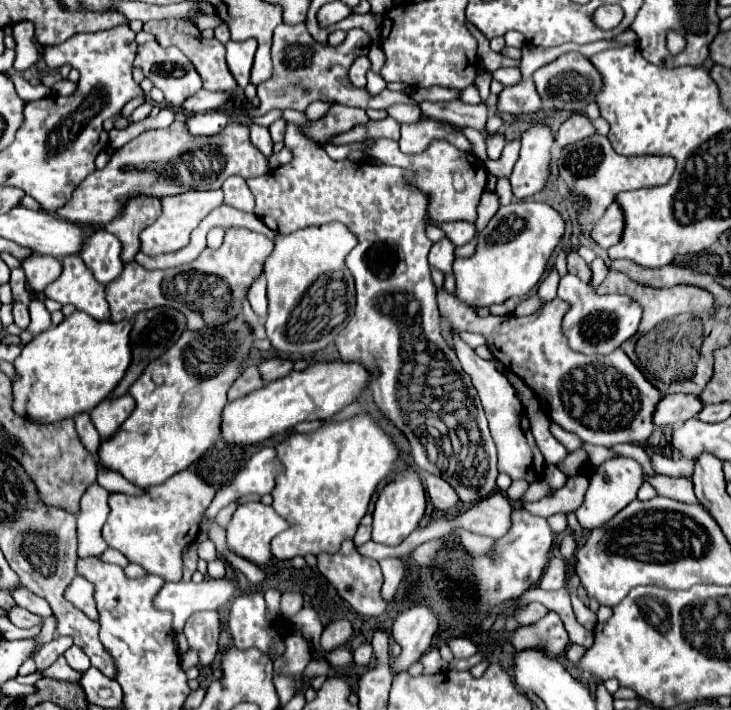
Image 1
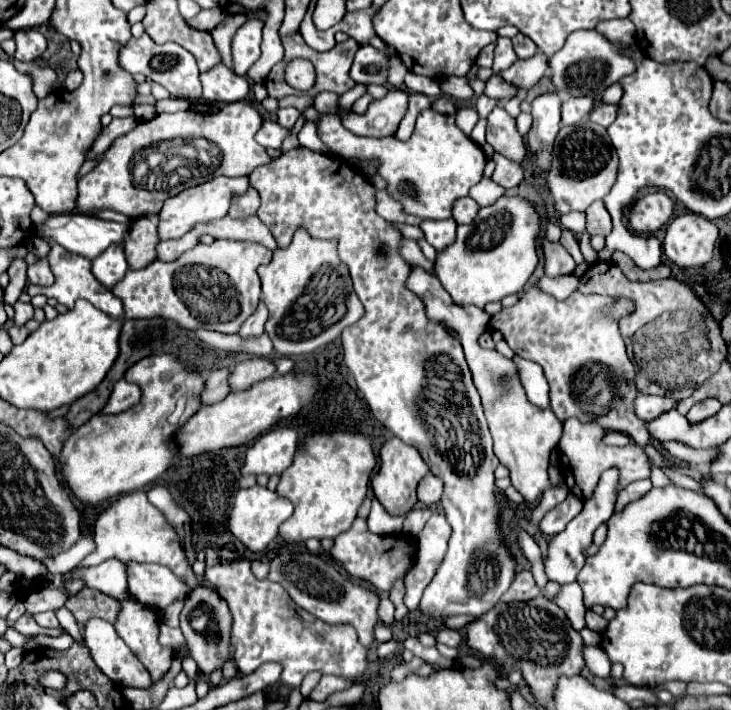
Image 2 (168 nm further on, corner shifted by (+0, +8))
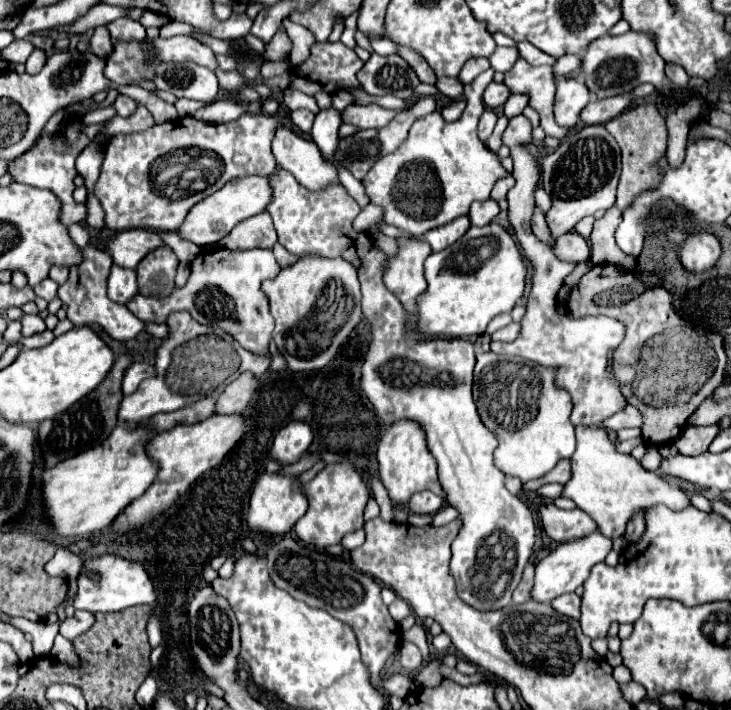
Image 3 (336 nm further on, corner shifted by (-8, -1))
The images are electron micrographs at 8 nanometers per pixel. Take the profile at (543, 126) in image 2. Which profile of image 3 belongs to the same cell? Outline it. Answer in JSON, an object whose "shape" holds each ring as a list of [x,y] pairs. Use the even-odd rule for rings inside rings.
{"shape":[[[570,78],[570,80],[560,80],[556,88],[556,98],[554,98],[554,118],[556,124],[562,128],[572,128],[578,124],[580,110],[592,100],[588,88],[584,88],[582,82]]]}

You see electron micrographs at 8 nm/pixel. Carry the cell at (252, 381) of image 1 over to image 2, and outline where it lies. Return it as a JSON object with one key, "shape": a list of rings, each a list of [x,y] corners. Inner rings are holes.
{"shape":[[[216,369],[216,371],[212,371],[212,373],[208,375],[206,385],[204,385],[204,391],[202,391],[202,397],[200,397],[200,401],[202,401],[204,405],[218,403],[218,401],[222,401],[222,399],[230,393],[228,375],[230,375],[228,369]]]}

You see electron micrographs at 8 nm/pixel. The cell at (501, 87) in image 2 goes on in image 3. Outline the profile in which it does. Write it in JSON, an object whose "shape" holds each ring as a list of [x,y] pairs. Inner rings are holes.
{"shape":[[[490,82],[486,86],[486,90],[484,90],[482,100],[484,100],[484,104],[488,108],[498,108],[508,100],[508,96],[510,96],[510,90],[508,90],[508,86],[504,82],[500,82],[500,84],[498,82]]]}

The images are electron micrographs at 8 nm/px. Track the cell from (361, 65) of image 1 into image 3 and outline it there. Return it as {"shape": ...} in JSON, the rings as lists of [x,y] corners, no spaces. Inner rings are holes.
{"shape":[[[372,54],[364,68],[358,72],[358,80],[362,88],[372,96],[400,96],[402,100],[410,100],[414,96],[414,86],[420,82],[412,68],[408,68],[406,60],[400,56],[378,56]]]}

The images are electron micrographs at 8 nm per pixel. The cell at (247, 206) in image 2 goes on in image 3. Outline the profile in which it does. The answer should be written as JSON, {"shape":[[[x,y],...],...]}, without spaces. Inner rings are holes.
{"shape":[[[260,212],[248,220],[242,220],[232,228],[224,240],[220,240],[222,248],[270,248],[276,242],[276,230],[268,212]]]}

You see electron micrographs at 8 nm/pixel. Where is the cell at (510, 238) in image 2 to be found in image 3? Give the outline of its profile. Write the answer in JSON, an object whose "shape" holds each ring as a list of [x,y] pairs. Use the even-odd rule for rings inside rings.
{"shape":[[[490,222],[482,228],[470,226],[466,234],[424,262],[428,290],[418,300],[418,326],[428,338],[480,336],[496,314],[510,312],[526,288],[526,264],[514,234]]]}

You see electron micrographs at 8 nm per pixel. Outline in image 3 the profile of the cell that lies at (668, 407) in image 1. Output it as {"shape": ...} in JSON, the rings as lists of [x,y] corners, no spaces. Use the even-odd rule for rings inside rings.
{"shape":[[[626,406],[624,412],[618,412],[618,416],[612,416],[608,418],[602,426],[606,430],[622,430],[622,428],[640,428],[644,424],[644,418],[642,418],[642,412],[636,408],[636,406]]]}

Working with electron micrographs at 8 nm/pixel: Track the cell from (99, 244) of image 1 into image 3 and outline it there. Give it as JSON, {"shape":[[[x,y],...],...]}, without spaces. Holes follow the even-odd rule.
{"shape":[[[114,266],[108,276],[108,298],[118,304],[126,304],[136,292],[138,292],[136,272],[132,268]]]}

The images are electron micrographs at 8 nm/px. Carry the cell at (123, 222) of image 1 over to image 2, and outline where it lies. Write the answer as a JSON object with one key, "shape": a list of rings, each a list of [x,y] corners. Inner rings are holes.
{"shape":[[[148,215],[132,221],[130,233],[124,241],[124,251],[130,269],[144,269],[148,263],[156,261],[158,239],[158,215]]]}

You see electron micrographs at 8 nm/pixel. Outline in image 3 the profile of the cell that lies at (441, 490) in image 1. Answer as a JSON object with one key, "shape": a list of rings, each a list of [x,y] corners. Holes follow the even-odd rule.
{"shape":[[[424,490],[424,492],[418,492],[416,496],[412,496],[408,506],[414,514],[436,514],[444,506],[444,500],[442,500],[442,496],[434,494],[430,490]]]}

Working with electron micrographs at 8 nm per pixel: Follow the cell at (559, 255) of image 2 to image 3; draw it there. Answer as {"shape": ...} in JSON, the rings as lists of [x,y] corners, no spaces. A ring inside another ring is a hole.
{"shape":[[[536,208],[536,212],[534,212],[534,216],[532,216],[532,232],[534,232],[534,236],[538,238],[538,240],[542,240],[548,248],[554,248],[556,246],[556,240],[554,240],[554,236],[552,236],[552,232],[550,232],[550,228],[548,228],[548,224],[546,224],[546,218],[544,218],[544,214]]]}

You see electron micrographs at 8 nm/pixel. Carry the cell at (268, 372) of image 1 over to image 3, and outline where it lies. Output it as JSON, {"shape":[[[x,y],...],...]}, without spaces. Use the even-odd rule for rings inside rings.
{"shape":[[[242,372],[220,394],[216,402],[216,414],[234,414],[246,410],[258,388],[260,388],[260,380],[252,372]]]}

